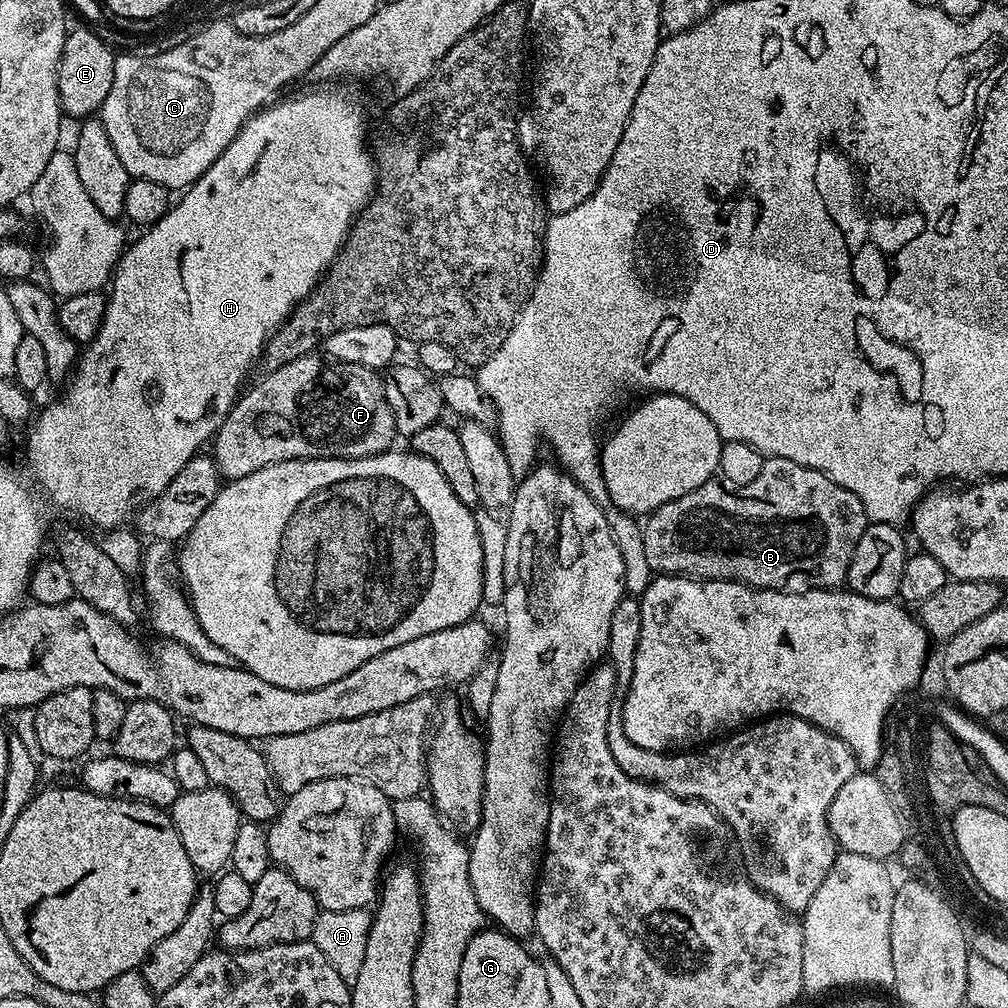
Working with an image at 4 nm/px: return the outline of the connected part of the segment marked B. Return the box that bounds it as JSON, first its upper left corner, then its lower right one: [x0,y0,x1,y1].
[642,456,869,590]

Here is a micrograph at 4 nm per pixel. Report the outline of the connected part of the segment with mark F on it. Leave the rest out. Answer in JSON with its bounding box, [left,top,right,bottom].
[210,354,398,481]

